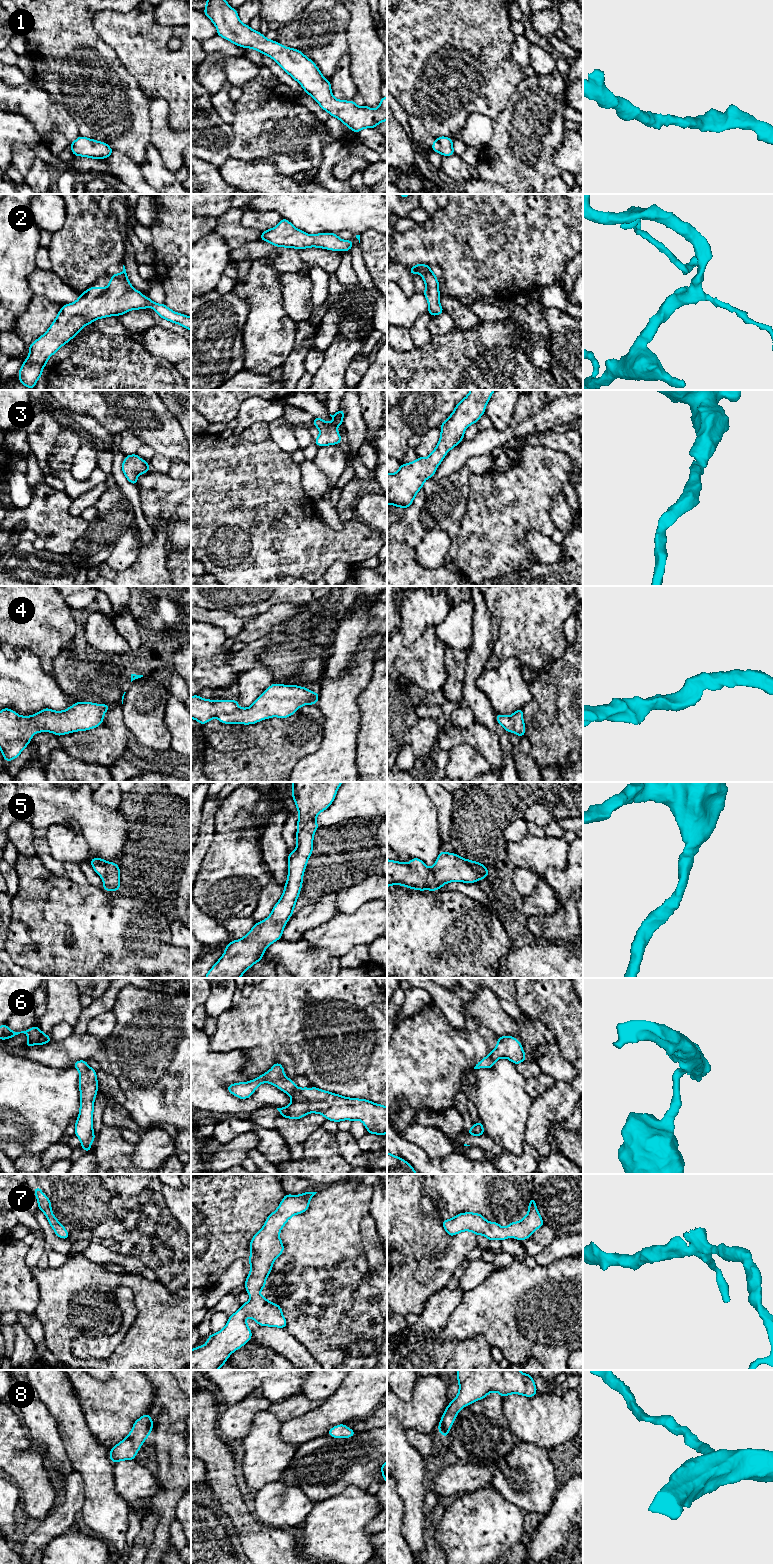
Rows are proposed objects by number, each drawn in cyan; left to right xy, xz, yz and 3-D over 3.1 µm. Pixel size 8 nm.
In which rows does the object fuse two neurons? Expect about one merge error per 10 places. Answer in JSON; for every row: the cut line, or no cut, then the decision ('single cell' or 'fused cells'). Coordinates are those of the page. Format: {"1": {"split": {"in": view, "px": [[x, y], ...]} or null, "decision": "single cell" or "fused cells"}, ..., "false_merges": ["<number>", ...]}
{"1": {"split": null, "decision": "single cell"}, "2": {"split": null, "decision": "single cell"}, "3": {"split": null, "decision": "single cell"}, "4": {"split": null, "decision": "single cell"}, "5": {"split": null, "decision": "single cell"}, "6": {"split": null, "decision": "single cell"}, "7": {"split": null, "decision": "single cell"}, "8": {"split": null, "decision": "single cell"}, "false_merges": []}

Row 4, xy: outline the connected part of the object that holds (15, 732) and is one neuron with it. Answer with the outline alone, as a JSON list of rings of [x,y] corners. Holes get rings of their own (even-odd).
[[[76,702],[64,711],[54,711],[45,708],[31,716],[20,716],[9,708],[0,711],[0,750],[6,762],[17,758],[28,746],[34,734],[52,732],[57,736],[76,731],[86,731],[98,727],[104,720],[104,713],[110,709],[106,704],[94,702]]]

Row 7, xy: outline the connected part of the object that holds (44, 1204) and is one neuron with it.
[[[36,1187],[34,1193],[37,1197],[38,1207],[39,1209],[46,1215],[49,1224],[54,1229],[55,1234],[63,1239],[69,1239],[68,1231],[64,1228],[64,1226],[56,1219],[51,1209],[51,1202],[47,1195],[42,1193],[40,1187]]]

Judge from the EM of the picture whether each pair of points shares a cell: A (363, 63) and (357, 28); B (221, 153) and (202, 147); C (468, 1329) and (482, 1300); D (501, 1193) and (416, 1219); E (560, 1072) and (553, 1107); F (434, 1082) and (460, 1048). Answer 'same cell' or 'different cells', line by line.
A: same cell
B: same cell
C: same cell
D: different cells
E: different cells
F: same cell

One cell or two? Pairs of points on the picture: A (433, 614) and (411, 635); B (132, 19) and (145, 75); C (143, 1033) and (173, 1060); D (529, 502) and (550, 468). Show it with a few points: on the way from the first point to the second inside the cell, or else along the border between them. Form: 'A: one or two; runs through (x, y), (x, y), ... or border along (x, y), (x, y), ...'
A: one; runs through (427, 618), (416, 629)
B: one; runs through (134, 33), (145, 52), (145, 61)
C: one; runs through (150, 1040), (166, 1056)
D: one; runs through (529, 494), (529, 489), (542, 476)

